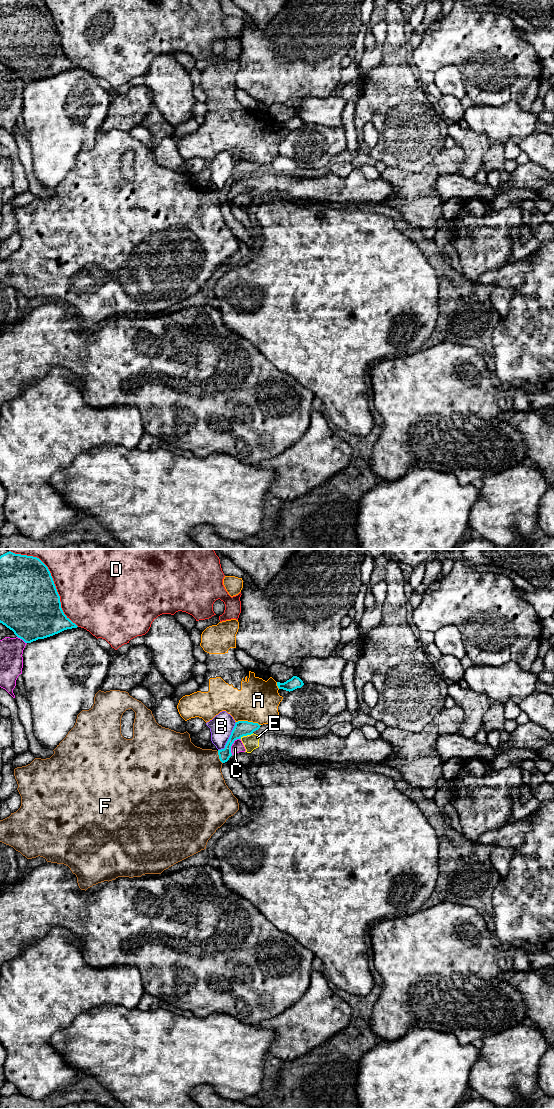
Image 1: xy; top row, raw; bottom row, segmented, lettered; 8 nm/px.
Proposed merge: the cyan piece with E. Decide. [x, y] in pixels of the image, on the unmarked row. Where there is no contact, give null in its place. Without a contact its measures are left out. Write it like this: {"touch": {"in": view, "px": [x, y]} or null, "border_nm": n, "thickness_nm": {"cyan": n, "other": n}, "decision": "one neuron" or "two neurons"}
{"touch": {"in": "xy", "px": [246, 175]}, "border_nm": 120, "thickness_nm": {"cyan": 130, "other": 120}, "decision": "two neurons"}

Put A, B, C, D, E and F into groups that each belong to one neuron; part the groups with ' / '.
A / B / C E / D / F

